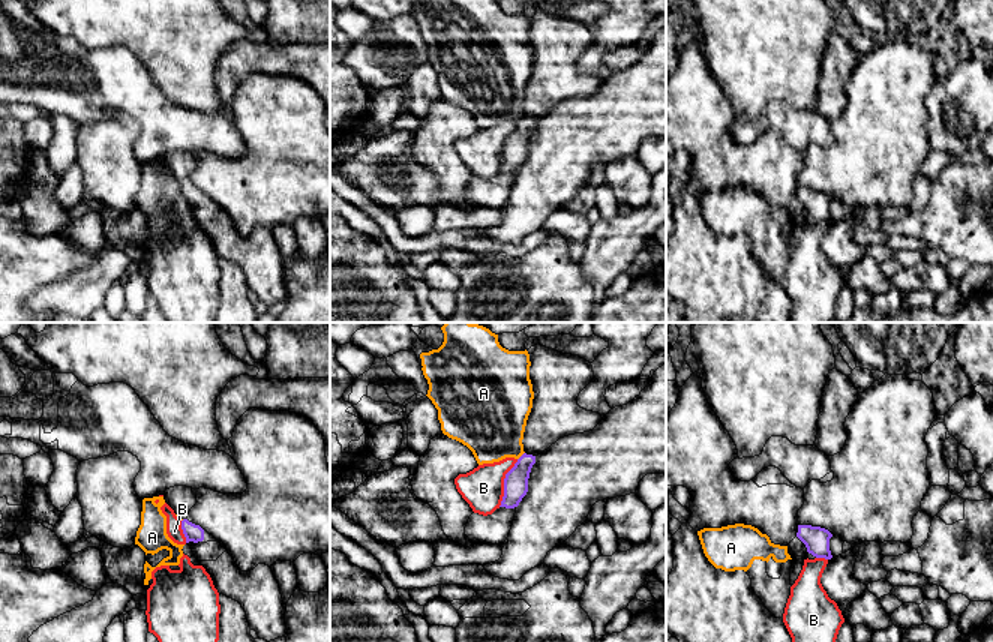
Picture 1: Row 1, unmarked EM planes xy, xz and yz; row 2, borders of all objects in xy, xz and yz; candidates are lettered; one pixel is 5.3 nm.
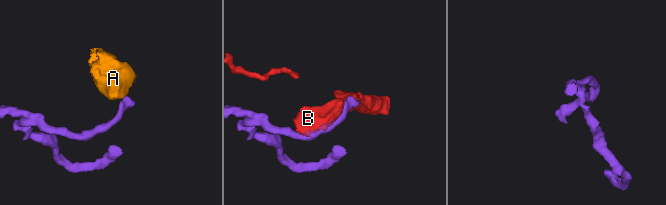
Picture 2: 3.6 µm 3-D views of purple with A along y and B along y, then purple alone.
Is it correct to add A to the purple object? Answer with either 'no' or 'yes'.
no

